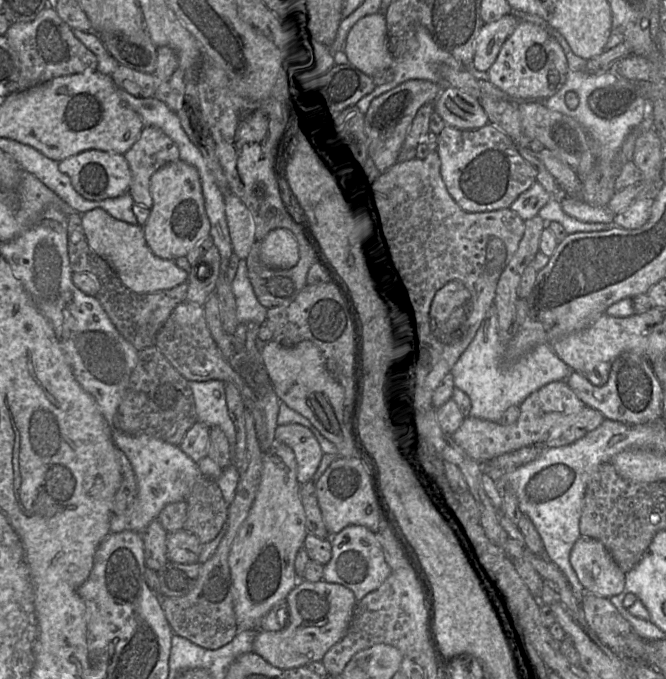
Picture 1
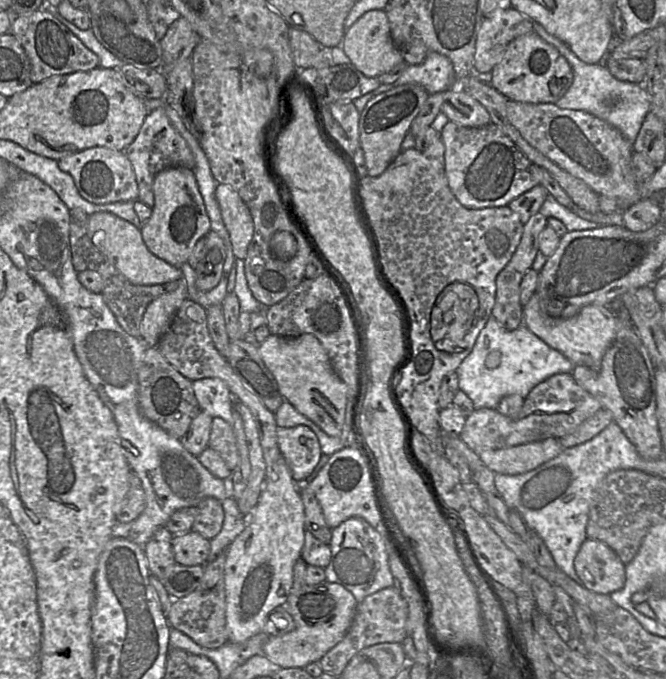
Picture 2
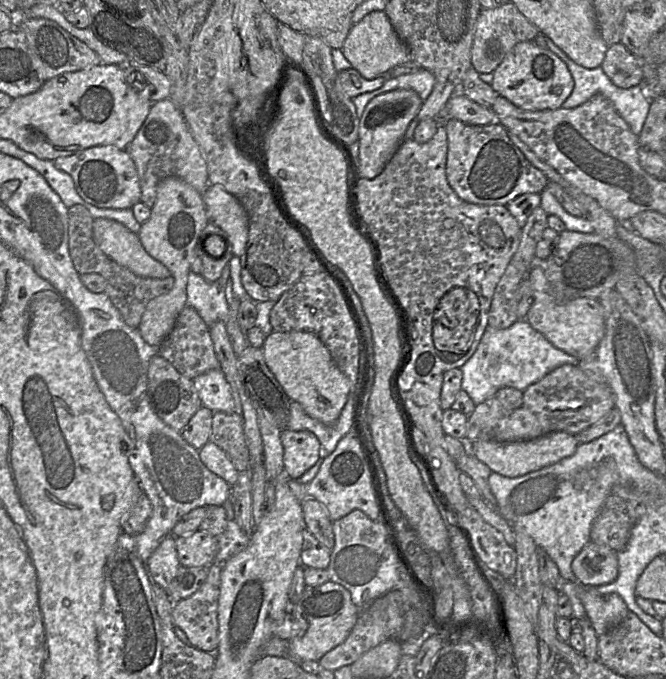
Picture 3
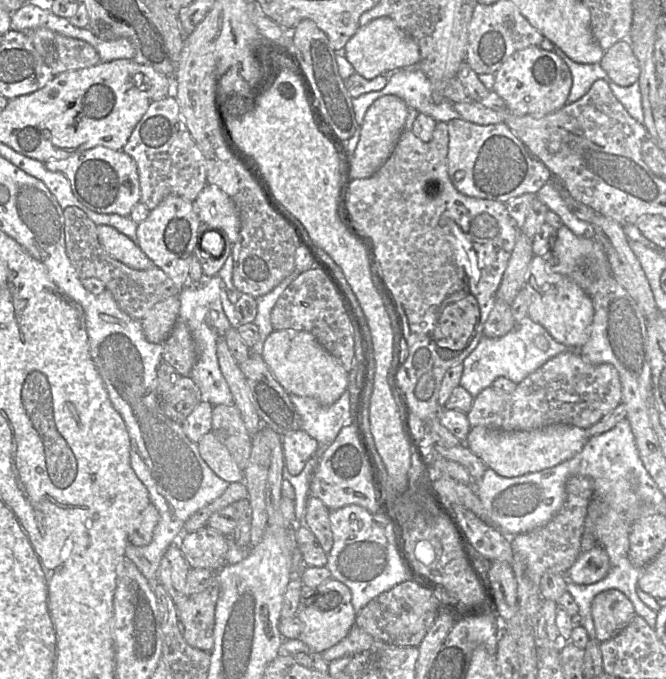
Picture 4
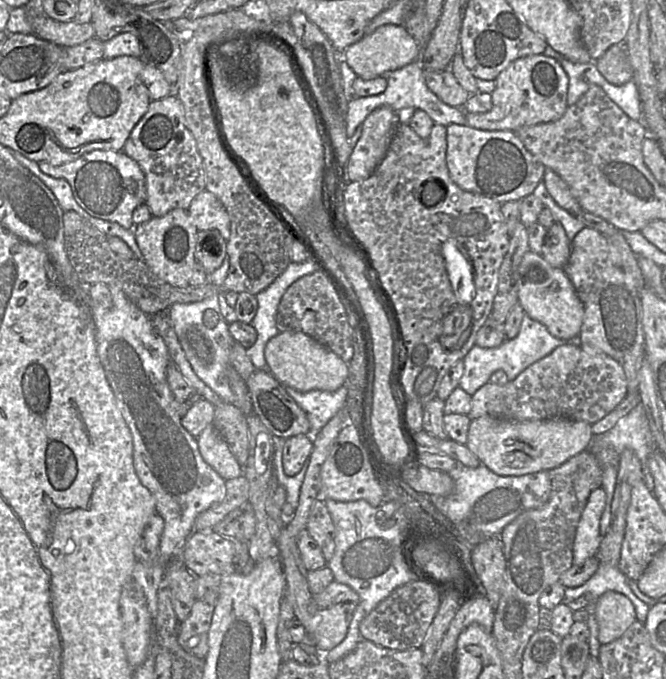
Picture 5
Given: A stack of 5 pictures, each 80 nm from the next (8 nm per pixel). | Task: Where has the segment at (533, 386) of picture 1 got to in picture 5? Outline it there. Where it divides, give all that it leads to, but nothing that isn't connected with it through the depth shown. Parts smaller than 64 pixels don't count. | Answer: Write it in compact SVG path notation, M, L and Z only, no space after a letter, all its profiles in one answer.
M525 314L515 338L506 339L496 348L481 348L477 345L471 348L463 359L464 372L458 386L472 396L480 387L489 382L491 375L497 370L503 370L508 381L512 381L527 367L549 355L555 348L566 344L581 346L580 335L569 340L556 338L544 325Z

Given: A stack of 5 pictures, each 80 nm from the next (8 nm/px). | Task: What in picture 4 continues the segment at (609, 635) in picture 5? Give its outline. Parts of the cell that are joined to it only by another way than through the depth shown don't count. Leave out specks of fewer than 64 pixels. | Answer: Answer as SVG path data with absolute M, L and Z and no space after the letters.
M609 589L594 597L591 614L596 639L603 642L621 632L636 613L630 600L621 591Z

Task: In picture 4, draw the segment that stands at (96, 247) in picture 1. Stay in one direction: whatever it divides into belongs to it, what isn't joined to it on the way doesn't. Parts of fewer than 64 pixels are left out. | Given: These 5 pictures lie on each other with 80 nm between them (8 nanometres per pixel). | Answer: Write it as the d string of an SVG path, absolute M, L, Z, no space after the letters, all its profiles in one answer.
M96 225L98 239L114 259L135 270L157 267L130 238L108 225Z

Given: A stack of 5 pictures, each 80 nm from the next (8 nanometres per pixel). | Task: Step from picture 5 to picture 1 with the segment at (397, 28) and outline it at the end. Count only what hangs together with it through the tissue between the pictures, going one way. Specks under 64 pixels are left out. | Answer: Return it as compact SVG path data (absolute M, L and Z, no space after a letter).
M375 13L360 18L349 30L342 51L368 76L389 68L394 57L388 46L385 15Z

